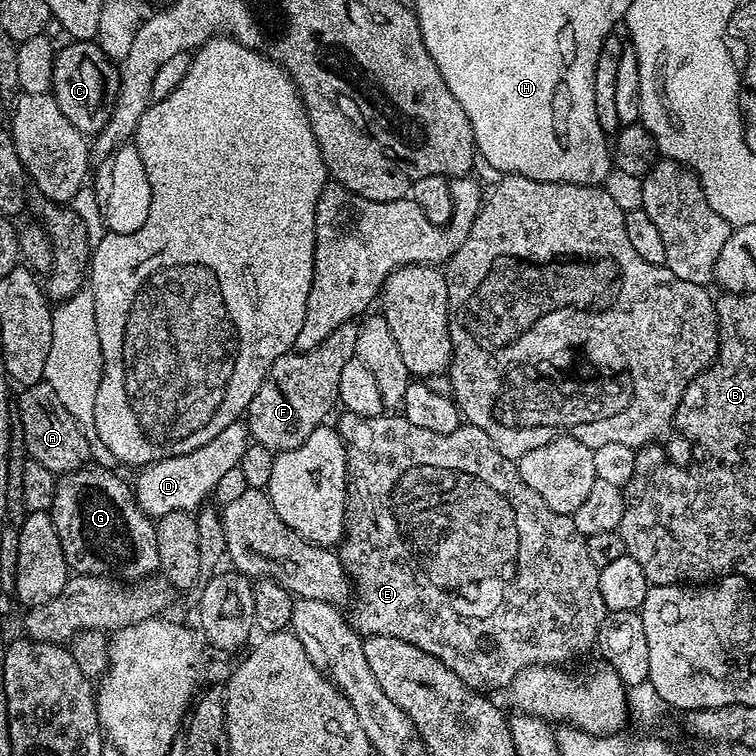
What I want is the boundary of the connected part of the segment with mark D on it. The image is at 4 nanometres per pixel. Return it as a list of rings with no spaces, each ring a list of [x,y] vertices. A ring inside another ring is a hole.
[[[237,422],[226,426],[222,434],[210,438],[206,446],[190,450],[190,454],[178,454],[162,458],[153,464],[143,465],[134,479],[134,493],[140,509],[150,517],[159,518],[171,512],[192,512],[205,503],[204,500],[231,472],[240,467],[240,459],[250,443],[247,423]]]

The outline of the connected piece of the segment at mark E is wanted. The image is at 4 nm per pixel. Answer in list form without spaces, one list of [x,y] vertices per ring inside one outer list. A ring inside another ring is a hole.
[[[344,412],[341,417],[338,431],[348,455],[348,515],[344,517],[344,539],[338,545],[338,555],[355,588],[356,609],[350,612],[353,632],[359,632],[364,638],[402,638],[402,642],[410,642],[410,646],[418,646],[418,650],[426,650],[426,654],[438,658],[442,666],[462,678],[467,688],[477,690],[507,689],[512,679],[530,666],[564,666],[567,660],[593,651],[606,609],[602,590],[598,590],[600,569],[590,562],[590,554],[586,554],[586,537],[574,526],[571,516],[550,510],[550,506],[522,482],[519,467],[505,458],[482,430],[464,422],[450,434],[434,434],[434,430],[422,430],[422,426],[414,426],[414,422],[396,414],[362,418],[353,412]]]

